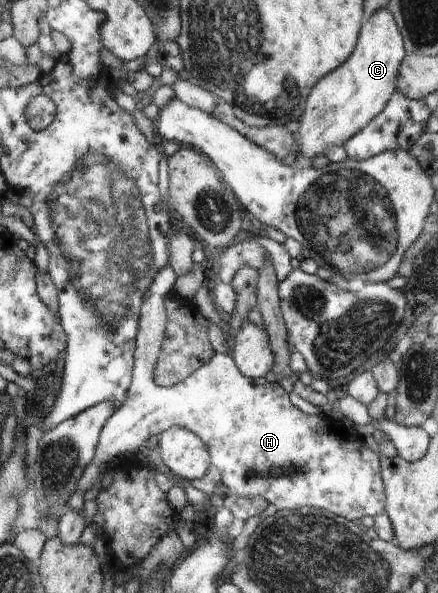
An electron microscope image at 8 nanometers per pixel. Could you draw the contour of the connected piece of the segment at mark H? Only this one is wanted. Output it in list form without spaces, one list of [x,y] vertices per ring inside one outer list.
[[[166,265],[164,269],[158,271],[154,281],[148,287],[146,297],[143,298],[142,310],[140,311],[142,317],[139,318],[139,333],[136,338],[134,375],[131,378],[131,387],[129,394],[127,395],[127,401],[123,403],[123,406],[120,407],[120,409],[116,409],[115,413],[111,415],[110,421],[103,426],[103,431],[100,434],[99,447],[96,450],[96,457],[92,458],[91,465],[88,466],[88,469],[84,471],[83,477],[80,478],[80,487],[76,487],[77,491],[84,491],[84,493],[86,493],[89,489],[92,489],[92,485],[100,479],[102,471],[114,461],[115,457],[138,453],[138,449],[140,449],[140,446],[144,441],[157,438],[160,434],[173,426],[187,428],[189,431],[195,432],[195,434],[203,440],[203,443],[206,444],[211,451],[212,465],[220,472],[221,485],[224,485],[226,489],[230,489],[230,493],[234,493],[238,496],[250,495],[250,497],[262,497],[262,499],[268,501],[268,504],[272,503],[278,510],[294,511],[303,508],[320,509],[322,511],[330,511],[343,517],[344,520],[352,521],[356,521],[356,519],[361,520],[363,517],[368,517],[368,515],[374,517],[374,515],[384,512],[386,510],[386,487],[382,477],[382,460],[360,437],[358,437],[356,433],[353,432],[351,425],[348,422],[338,421],[332,417],[329,418],[328,415],[320,417],[302,412],[296,406],[292,405],[292,402],[289,400],[289,391],[282,388],[282,385],[278,382],[268,382],[266,378],[250,379],[240,371],[231,355],[215,353],[214,357],[206,366],[202,366],[196,370],[195,373],[191,375],[190,379],[181,385],[174,387],[160,387],[159,384],[155,382],[156,362],[159,361],[160,350],[162,349],[162,343],[166,334],[166,303],[168,295],[173,293],[177,279],[178,276],[175,274],[175,271],[172,271],[172,268],[169,265]]]

